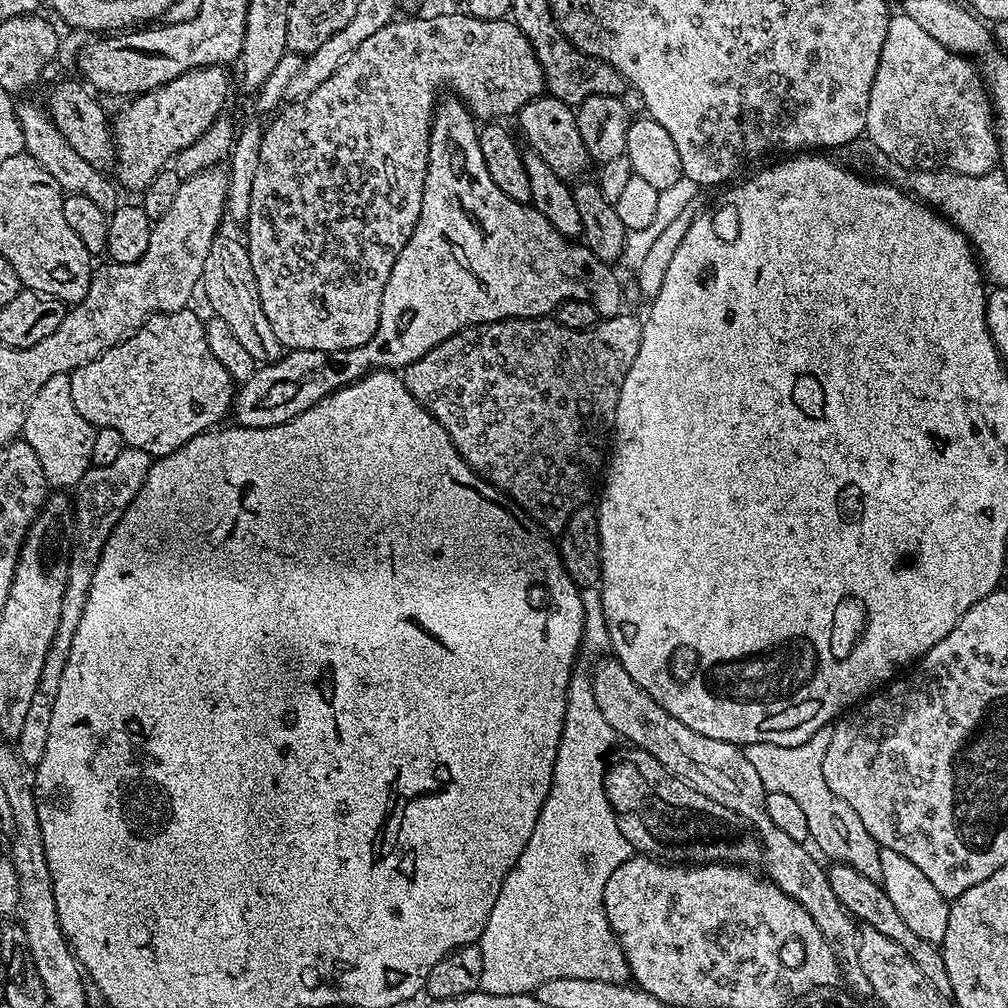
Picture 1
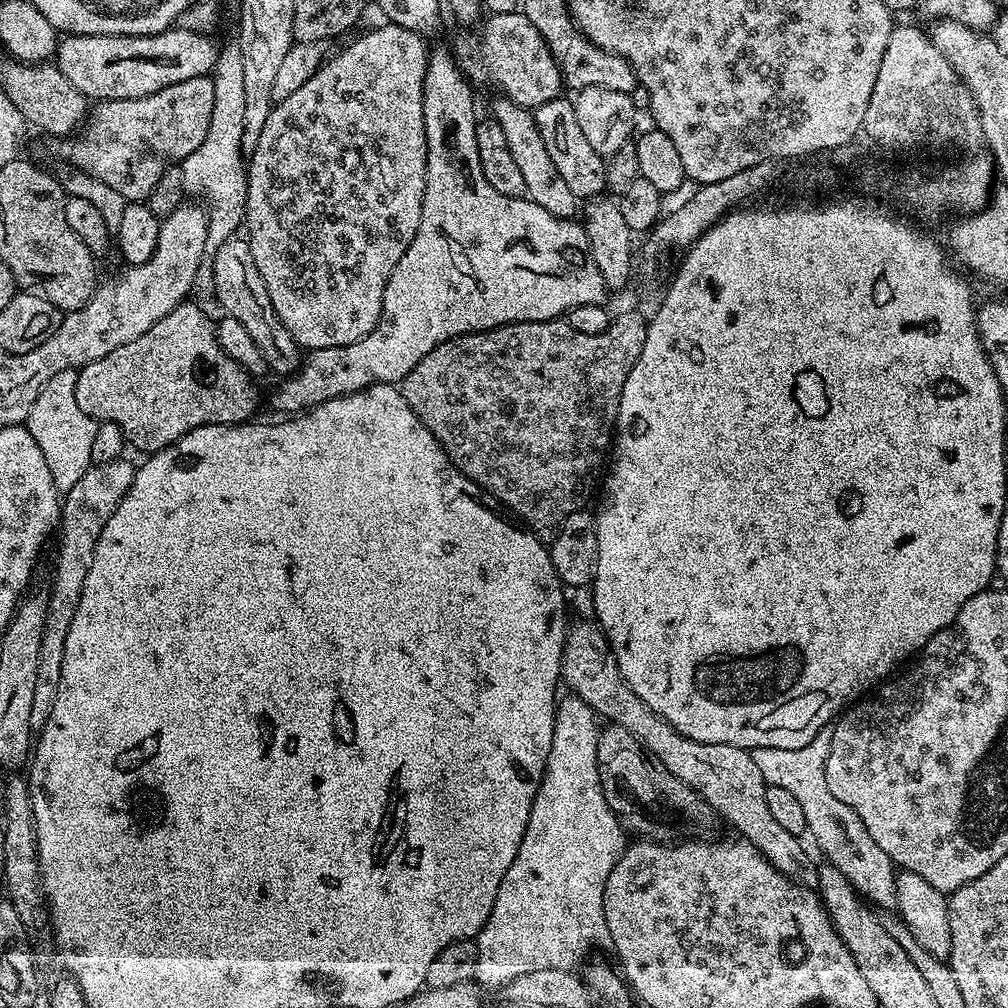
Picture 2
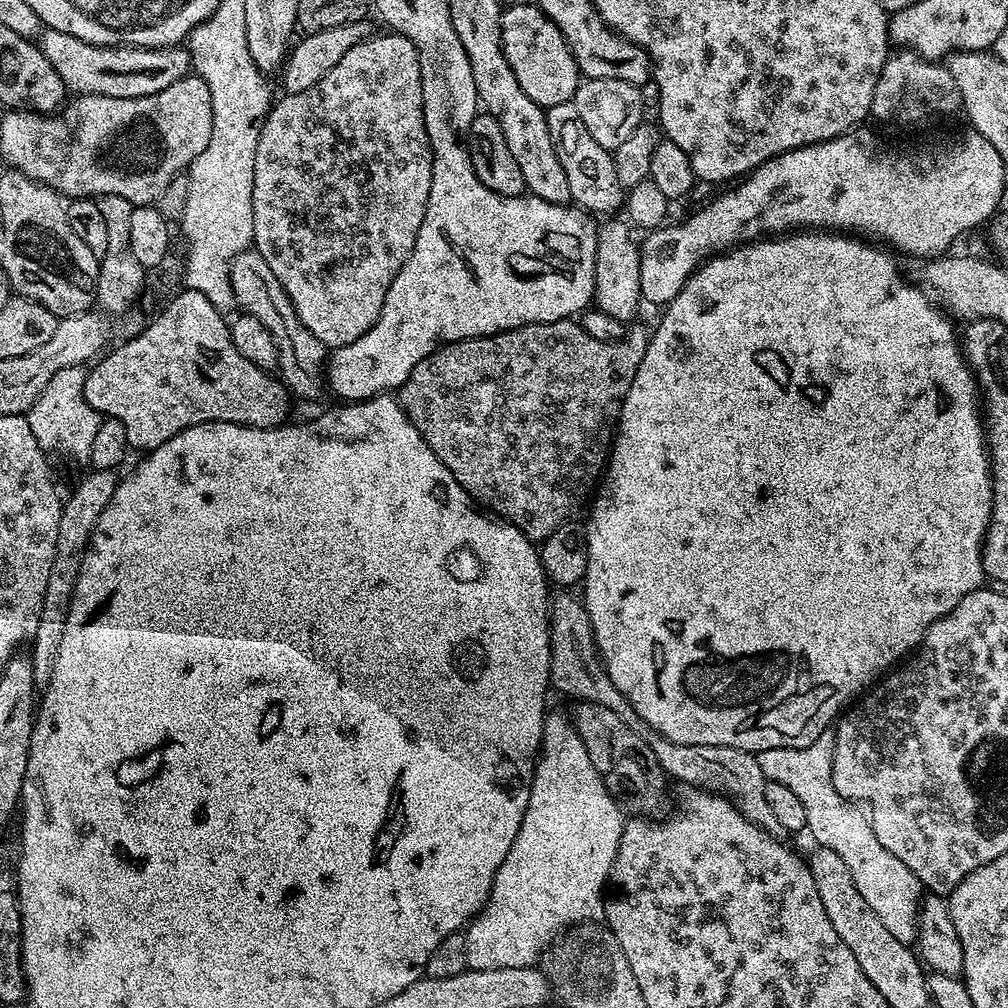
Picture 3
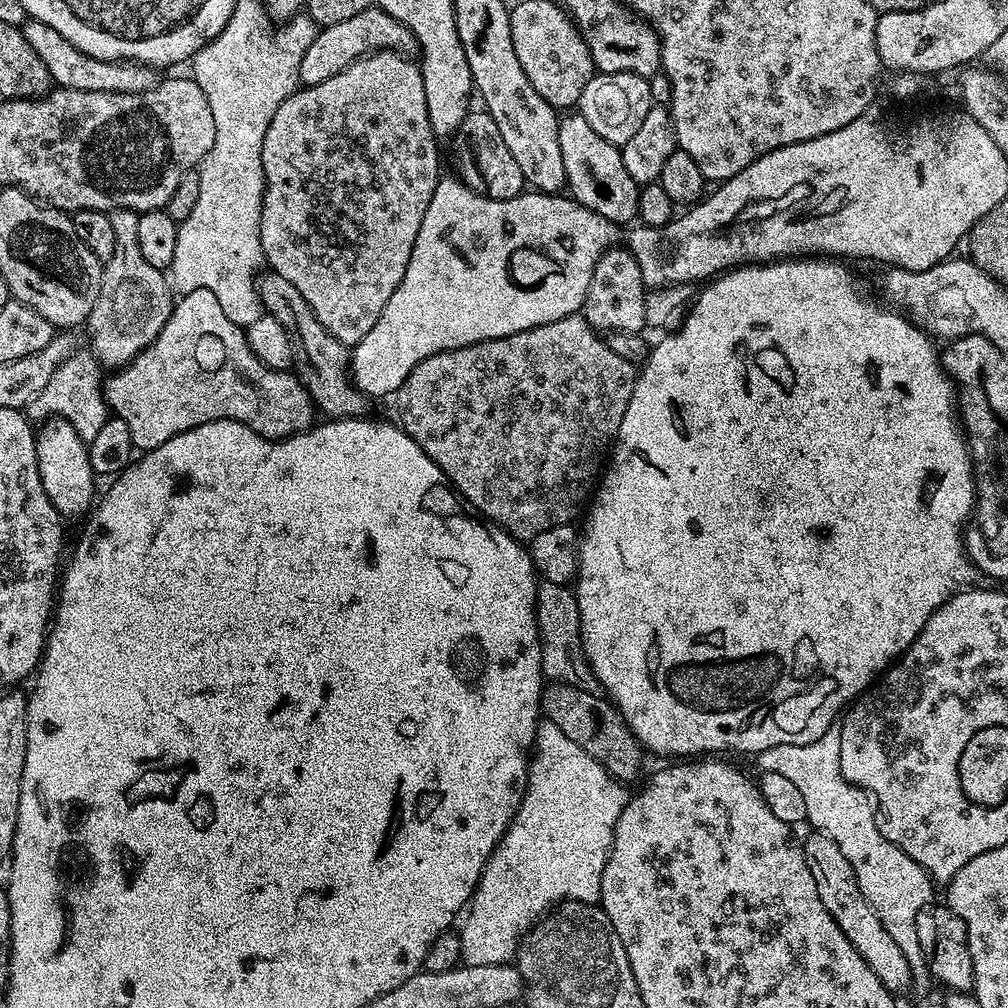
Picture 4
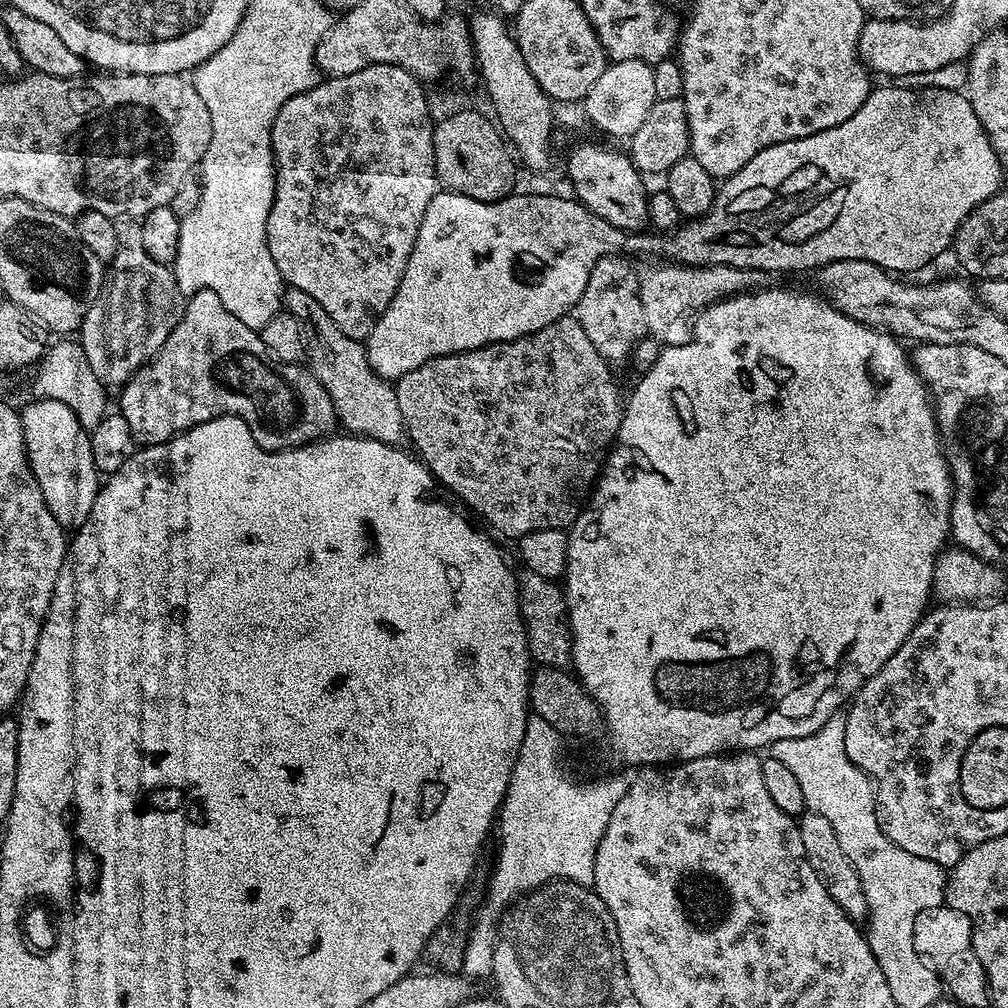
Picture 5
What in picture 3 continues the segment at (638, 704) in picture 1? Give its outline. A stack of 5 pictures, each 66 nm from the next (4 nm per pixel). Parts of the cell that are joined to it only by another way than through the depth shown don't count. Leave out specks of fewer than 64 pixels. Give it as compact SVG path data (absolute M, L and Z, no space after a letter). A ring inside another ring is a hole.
M560 590L551 597L548 609L550 622L550 654L552 655L551 687L556 688L564 696L573 696L573 701L594 702L598 706L606 706L606 710L614 710L627 724L637 723L636 711L628 704L618 686L610 682L610 674L604 668L600 652L596 649L594 630L590 626L590 614L583 603L576 600L568 590ZM649 731L646 739L652 752L658 758L664 775L673 781L680 781L683 785L705 790L715 790L731 798L737 810L747 820L754 822L759 828L766 829L772 836L779 837L782 829L766 802L766 786L768 781L762 774L762 766L756 761L751 752L743 752L730 746L686 746L675 744L658 735L657 732Z

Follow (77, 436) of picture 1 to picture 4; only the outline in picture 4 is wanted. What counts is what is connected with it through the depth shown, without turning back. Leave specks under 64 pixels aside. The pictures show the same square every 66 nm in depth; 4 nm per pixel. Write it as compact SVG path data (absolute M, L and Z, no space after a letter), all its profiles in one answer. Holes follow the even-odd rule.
M91 351L73 352L70 358L66 358L66 362L58 365L54 374L50 374L50 382L42 386L42 394L38 394L38 398L34 398L28 405L27 415L36 422L44 422L49 418L65 420L70 422L70 426L74 426L74 430L78 430L78 434L85 442L93 440L110 418L110 409L104 398L100 372L102 373L102 365Z

